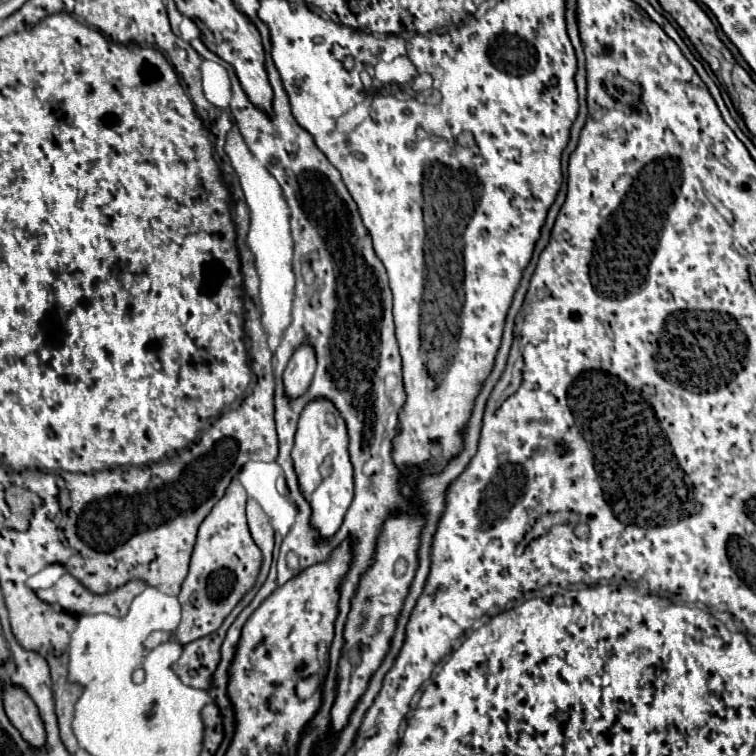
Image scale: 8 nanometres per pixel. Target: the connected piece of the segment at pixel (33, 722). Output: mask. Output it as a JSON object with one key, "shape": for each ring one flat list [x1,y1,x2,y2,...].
{"shape":[[5,687,3,693,5,713,15,729,19,729,21,737,35,749,47,745,47,733,43,721,39,717,37,705,21,687]]}

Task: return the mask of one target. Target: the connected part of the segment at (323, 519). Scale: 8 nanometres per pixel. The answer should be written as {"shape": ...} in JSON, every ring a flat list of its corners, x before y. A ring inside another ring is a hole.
{"shape":[[325,399,311,401,303,409,299,417,299,427,295,433,295,447,291,451,291,459,293,459,295,475,299,481,299,489,311,507,311,519,309,519,311,527,317,531,319,539,327,541,339,531,343,517,353,499,353,467,347,453,347,431,345,431,343,419,339,417,337,409,329,401],[329,415,335,417,337,421,335,427,329,425],[329,453,333,455,333,473,329,477,321,477,319,463]]}

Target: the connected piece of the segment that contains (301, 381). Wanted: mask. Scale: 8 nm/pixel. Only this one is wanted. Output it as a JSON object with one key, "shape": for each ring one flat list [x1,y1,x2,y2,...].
{"shape":[[309,345,299,347,293,357,289,359,289,365,283,373,283,385,285,385,285,397,297,399,303,393,307,393,311,385,311,377,315,373,315,351]]}

